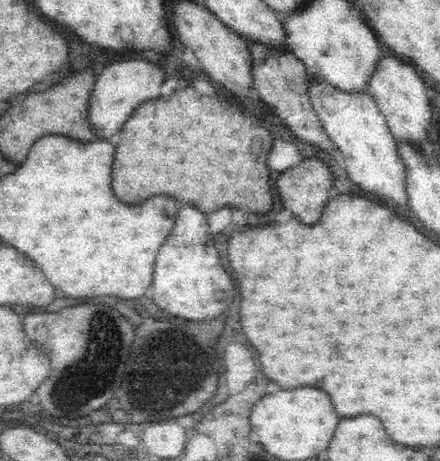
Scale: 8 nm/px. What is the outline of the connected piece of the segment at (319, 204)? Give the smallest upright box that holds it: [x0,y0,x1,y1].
[276,158,332,226]

